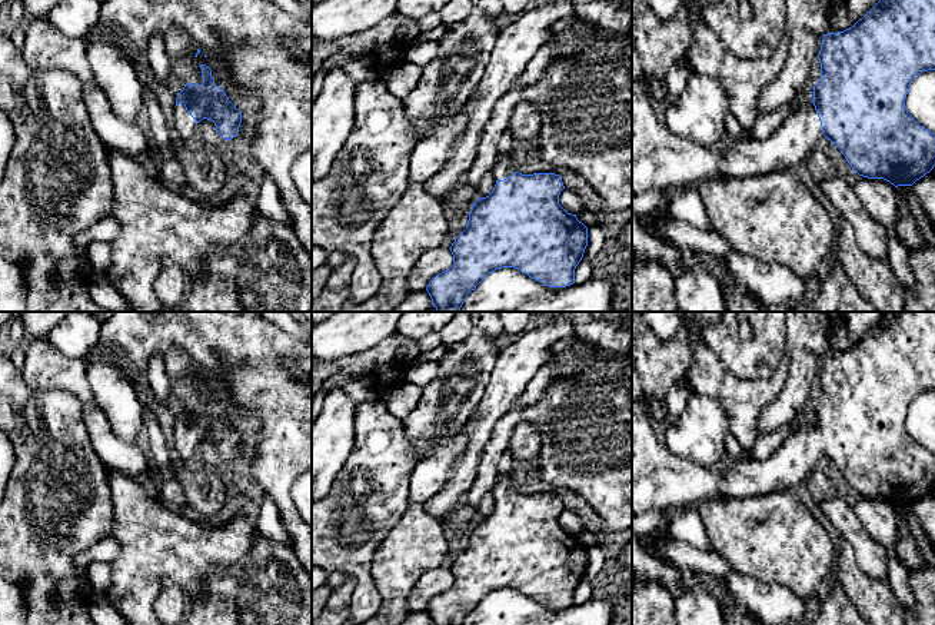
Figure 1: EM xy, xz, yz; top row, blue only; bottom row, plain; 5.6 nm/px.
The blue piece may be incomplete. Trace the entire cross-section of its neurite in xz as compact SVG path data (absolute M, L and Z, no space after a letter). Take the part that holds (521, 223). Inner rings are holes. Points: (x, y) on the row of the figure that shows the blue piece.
M515 152L498 157L492 169L496 179L492 193L472 205L466 229L449 247L453 265L436 275L426 287L436 312L460 312L468 295L489 273L502 267L515 267L549 287L575 283L575 269L588 246L588 227L559 205L559 195L565 189L560 176L519 173Z

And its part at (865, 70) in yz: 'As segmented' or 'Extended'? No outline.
Extended

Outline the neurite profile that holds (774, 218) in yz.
M789 170L745 177L712 176L701 180L696 189L709 217L711 230L725 237L735 252L782 265L801 279L812 276L832 253L833 223L828 210Z

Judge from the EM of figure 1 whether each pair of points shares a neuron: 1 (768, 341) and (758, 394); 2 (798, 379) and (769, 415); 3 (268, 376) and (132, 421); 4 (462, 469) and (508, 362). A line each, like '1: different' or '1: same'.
1: different
2: same
3: different
4: same

